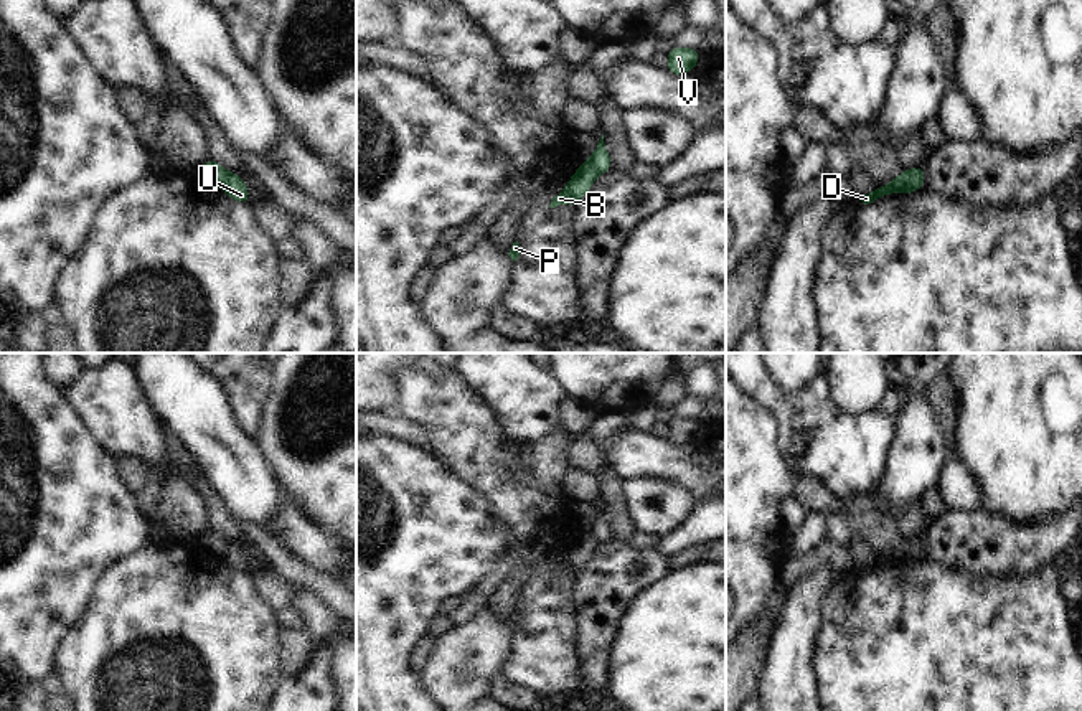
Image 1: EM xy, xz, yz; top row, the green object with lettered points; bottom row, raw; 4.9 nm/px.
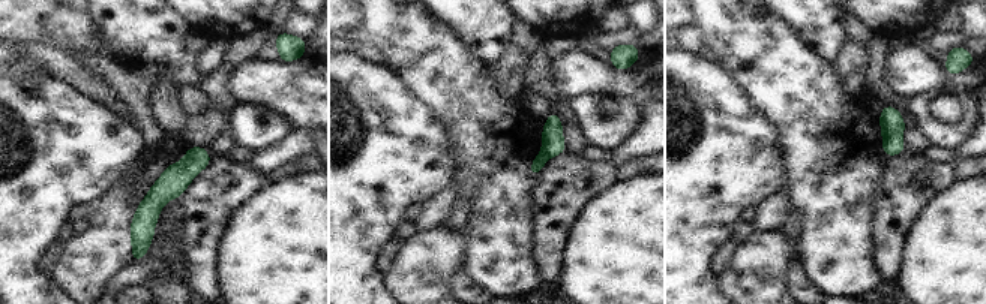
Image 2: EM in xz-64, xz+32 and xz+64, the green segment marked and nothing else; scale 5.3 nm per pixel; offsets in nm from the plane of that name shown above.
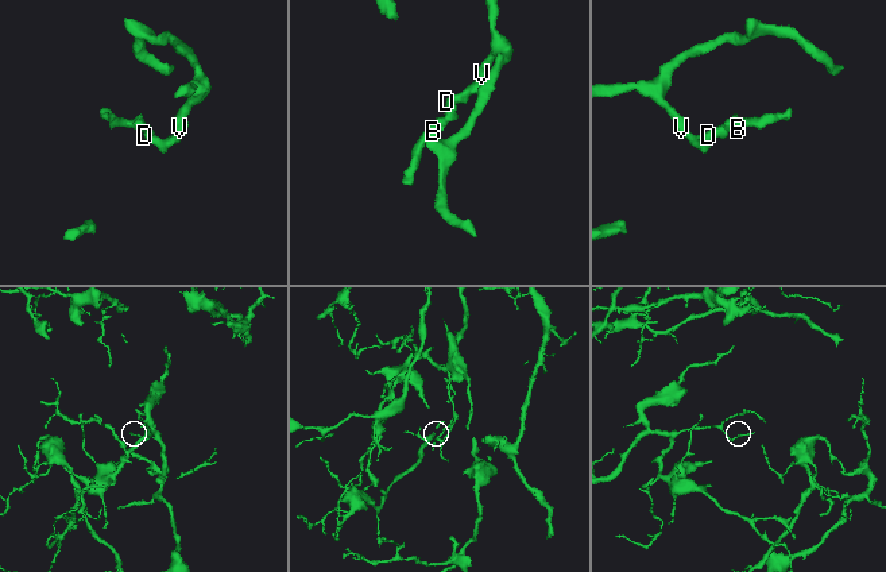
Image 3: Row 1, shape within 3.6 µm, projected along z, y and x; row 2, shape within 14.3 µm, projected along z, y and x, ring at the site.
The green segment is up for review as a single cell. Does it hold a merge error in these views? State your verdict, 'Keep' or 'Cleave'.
Cleave

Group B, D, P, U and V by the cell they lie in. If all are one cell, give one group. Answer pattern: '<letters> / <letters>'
B P / D U V

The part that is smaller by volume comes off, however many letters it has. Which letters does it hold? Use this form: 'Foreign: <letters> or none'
Foreign: B, P

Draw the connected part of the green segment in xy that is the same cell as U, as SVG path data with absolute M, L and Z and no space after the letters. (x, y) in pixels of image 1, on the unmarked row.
M226 541L224 561L229 567L249 574L249 558L244 554L238 543Z

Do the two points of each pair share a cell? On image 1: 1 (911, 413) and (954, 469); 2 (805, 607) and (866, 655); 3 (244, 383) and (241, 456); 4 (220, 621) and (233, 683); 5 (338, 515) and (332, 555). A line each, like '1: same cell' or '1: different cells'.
1: different cells
2: different cells
3: different cells
4: same cell
5: different cells

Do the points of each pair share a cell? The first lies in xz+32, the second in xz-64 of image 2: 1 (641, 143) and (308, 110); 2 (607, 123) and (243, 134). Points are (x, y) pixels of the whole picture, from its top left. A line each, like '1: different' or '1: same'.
1: different
2: same

